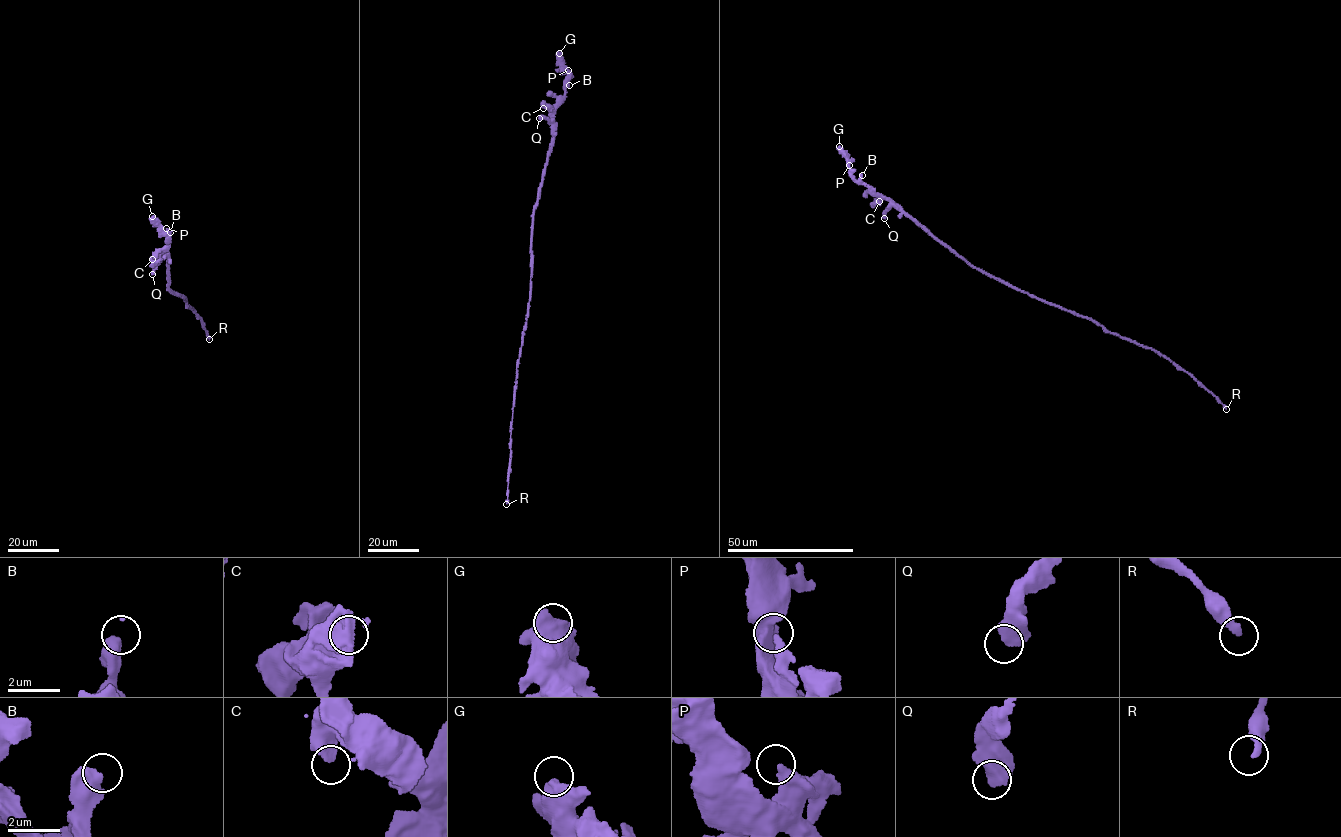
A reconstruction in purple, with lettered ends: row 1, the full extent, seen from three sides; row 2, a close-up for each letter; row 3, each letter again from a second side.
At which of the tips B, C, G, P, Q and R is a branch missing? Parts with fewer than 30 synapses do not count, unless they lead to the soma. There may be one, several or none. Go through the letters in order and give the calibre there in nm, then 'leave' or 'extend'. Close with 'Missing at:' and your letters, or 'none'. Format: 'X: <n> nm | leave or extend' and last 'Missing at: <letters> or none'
B: 550 nm | leave
C: 500 nm | leave
G: 650 nm | leave
P: 400 nm | leave
Q: 600 nm | leave
R: 320 nm | extend
Missing at: R

